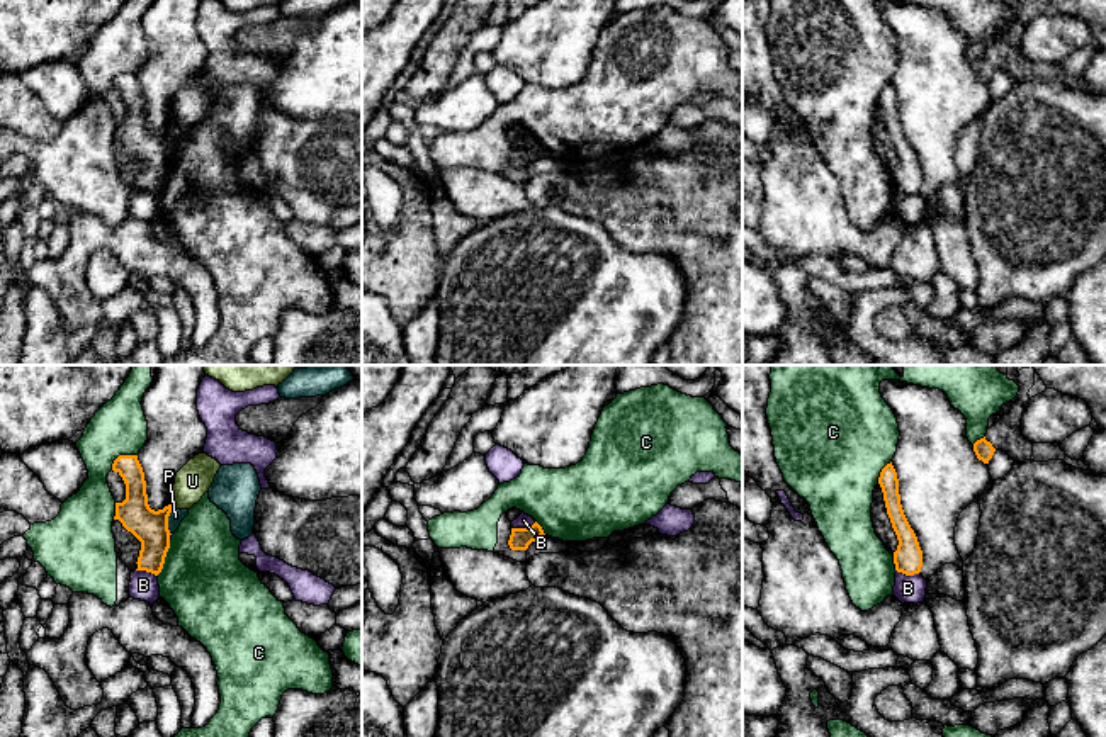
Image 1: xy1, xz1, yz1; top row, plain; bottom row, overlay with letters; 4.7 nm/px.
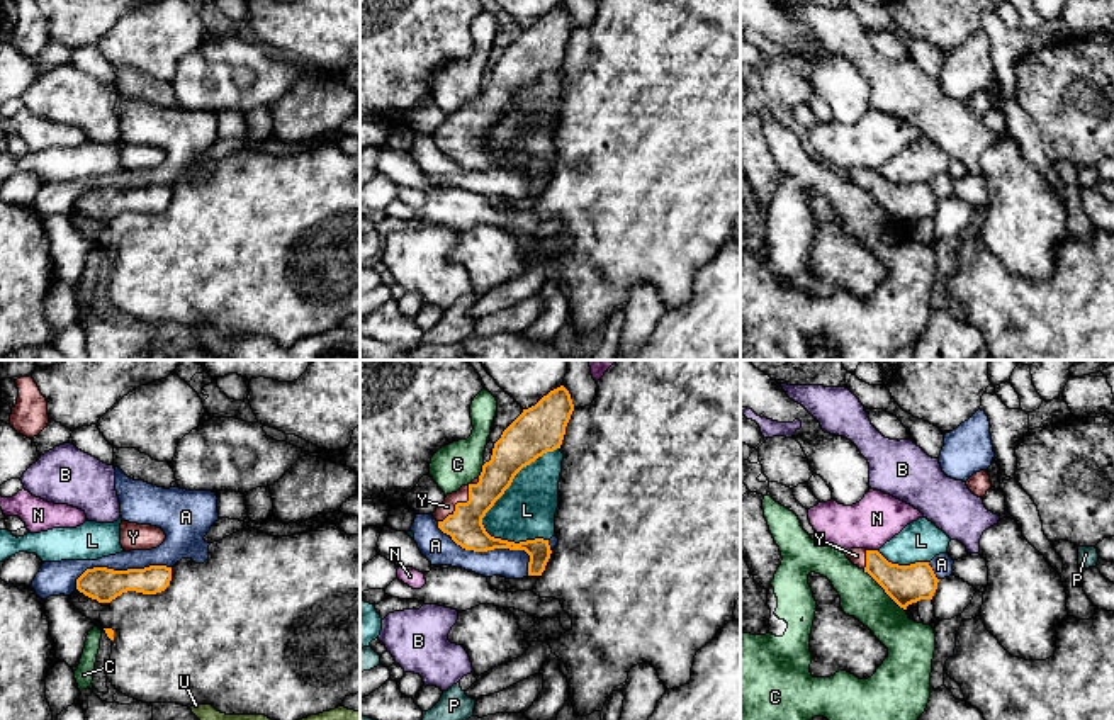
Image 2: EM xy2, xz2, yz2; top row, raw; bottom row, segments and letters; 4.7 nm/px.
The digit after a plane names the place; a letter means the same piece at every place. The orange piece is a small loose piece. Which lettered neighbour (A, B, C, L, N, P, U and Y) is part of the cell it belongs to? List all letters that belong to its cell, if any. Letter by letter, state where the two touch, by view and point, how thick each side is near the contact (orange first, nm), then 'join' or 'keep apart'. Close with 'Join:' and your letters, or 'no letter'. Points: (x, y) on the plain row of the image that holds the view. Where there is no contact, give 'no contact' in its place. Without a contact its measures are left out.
A: xy2 (119, 191) | 160/120 nm | keep apart
B: xz1 (524, 148) | 100/70 nm | keep apart
C: yz2 (883, 208) | 190/200 nm | keep apart
L: xz2 (510, 104) | 220/280 nm | keep apart
N: yz2 (872, 170) | 190/240 nm | keep apart
P: xy1 (167, 141) | 170/70 nm | keep apart
U: xy1 (174, 124) | 170/170 nm | keep apart
Y: xz2 (459, 123) | 160/70 nm | join
Join: Y

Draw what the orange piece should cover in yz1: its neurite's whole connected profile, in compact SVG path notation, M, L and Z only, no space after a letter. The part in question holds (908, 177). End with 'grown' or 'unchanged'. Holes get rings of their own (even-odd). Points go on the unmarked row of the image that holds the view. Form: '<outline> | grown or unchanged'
M892 82L882 88L878 104L883 112L887 134L899 160L897 170L894 172L895 190L906 195L919 194L923 187L923 170L904 134L899 114L899 98Z | unchanged

